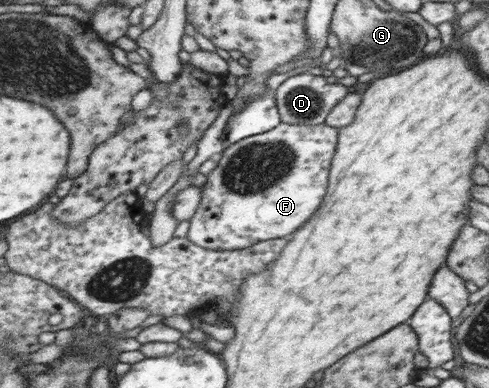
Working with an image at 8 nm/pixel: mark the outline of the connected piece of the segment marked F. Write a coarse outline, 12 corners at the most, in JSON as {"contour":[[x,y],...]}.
{"contour":[[337,128],[224,147],[187,238],[236,251],[318,209]]}

